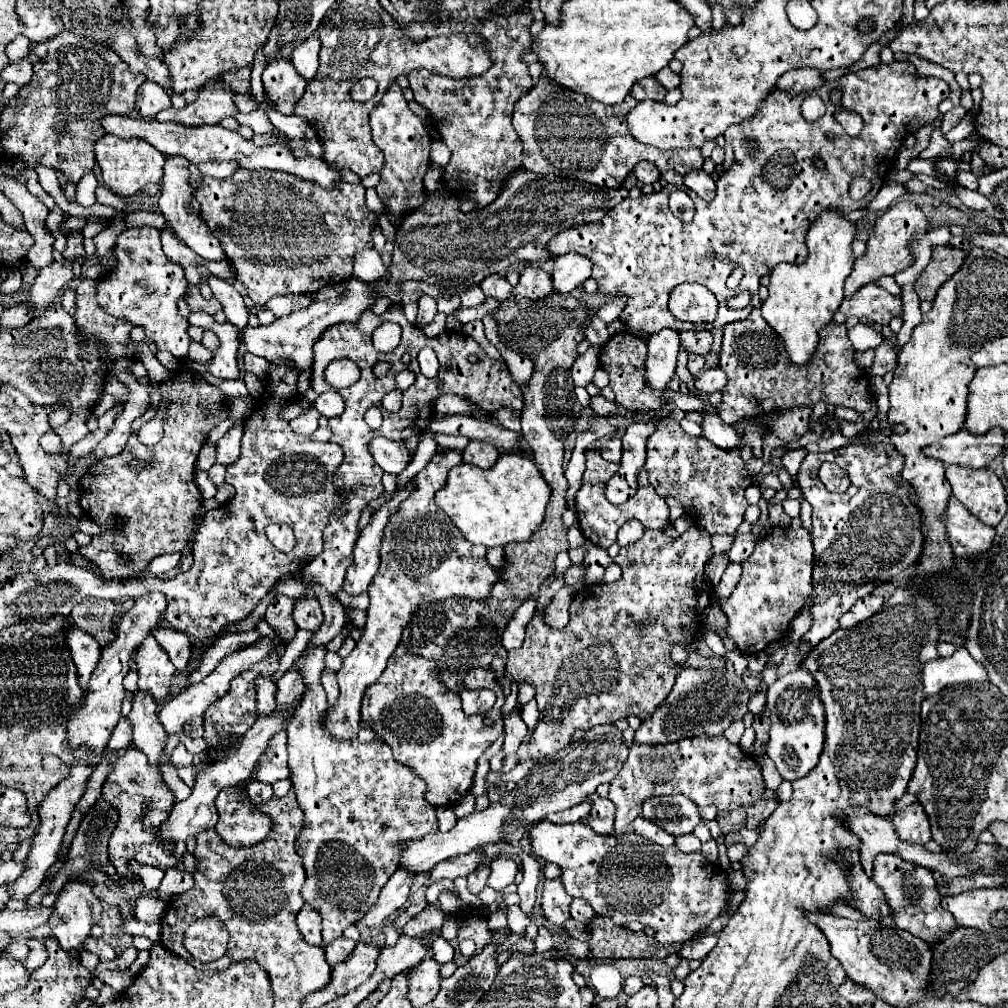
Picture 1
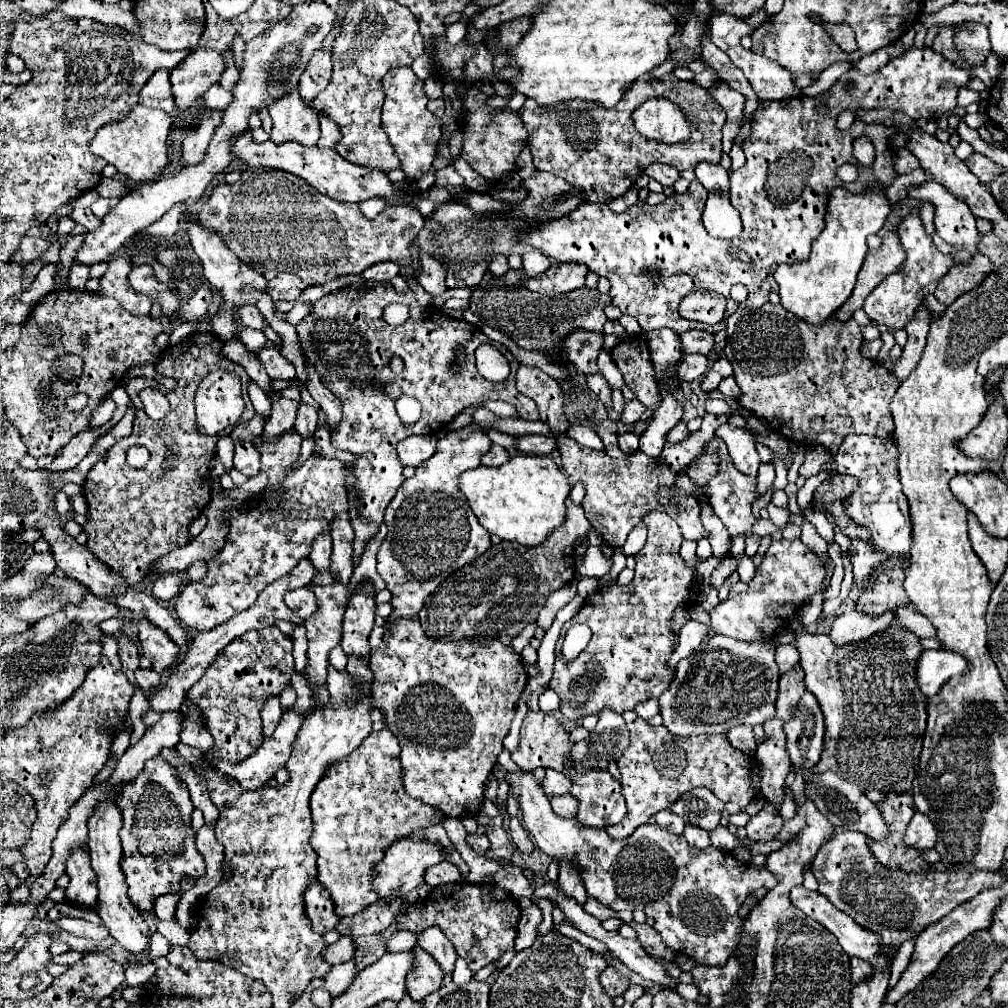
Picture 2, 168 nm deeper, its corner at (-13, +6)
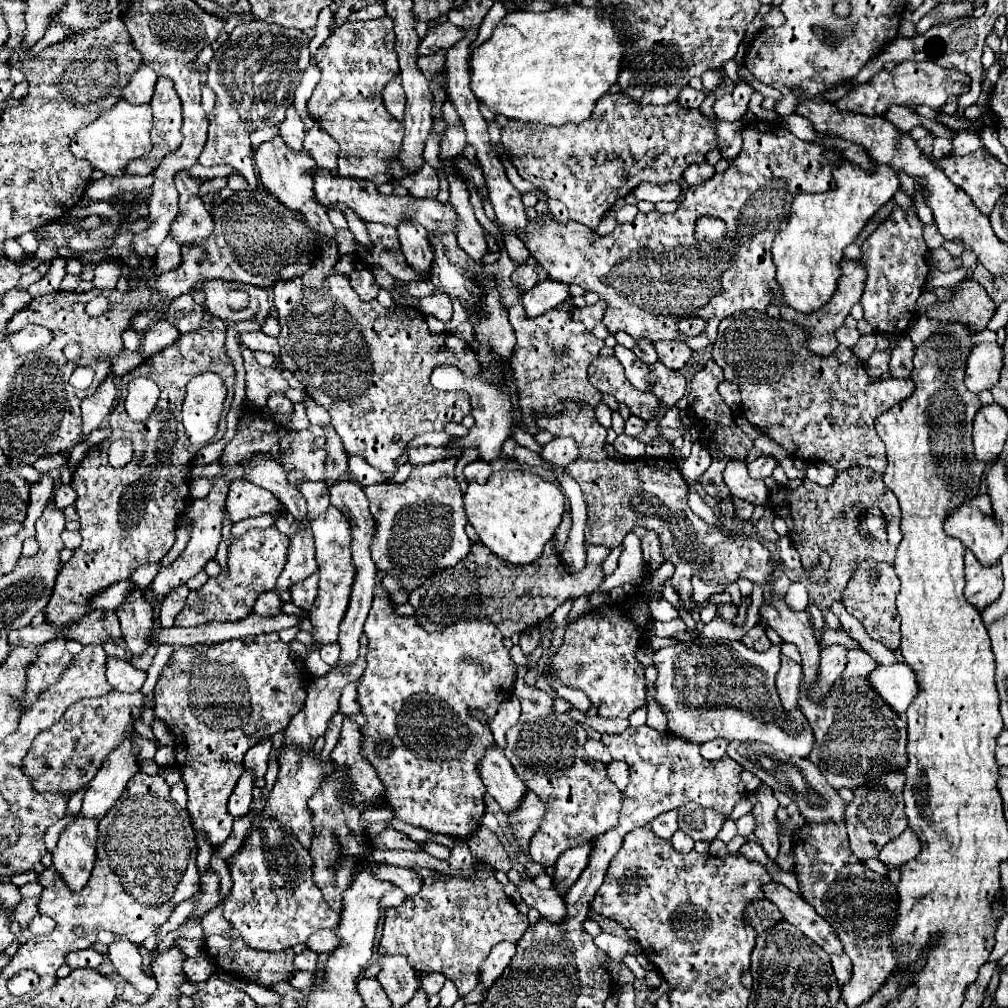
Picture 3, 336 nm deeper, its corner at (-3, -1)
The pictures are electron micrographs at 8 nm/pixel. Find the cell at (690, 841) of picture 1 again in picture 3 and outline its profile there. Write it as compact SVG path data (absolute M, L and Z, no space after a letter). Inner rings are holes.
M675 831L671 843L673 843L673 847L675 847L679 853L689 853L689 851L693 849L693 845L695 845L695 841L693 841L689 835L685 835L683 831Z

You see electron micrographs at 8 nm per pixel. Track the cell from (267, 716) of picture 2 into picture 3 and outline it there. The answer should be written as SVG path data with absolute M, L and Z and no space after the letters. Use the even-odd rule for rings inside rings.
M261 737L261 741L257 745L253 745L253 749L249 749L249 753L245 753L245 769L251 769L255 773L255 777L263 777L267 771L269 751L271 751L271 739Z

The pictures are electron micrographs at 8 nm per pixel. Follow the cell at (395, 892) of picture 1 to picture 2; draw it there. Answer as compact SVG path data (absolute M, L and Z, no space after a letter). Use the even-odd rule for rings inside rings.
M395 900L395 902L375 902L371 904L367 910L361 910L355 916L349 918L341 918L335 926L335 930L341 936L369 936L369 934L381 934L385 932L401 914L403 908L403 900Z

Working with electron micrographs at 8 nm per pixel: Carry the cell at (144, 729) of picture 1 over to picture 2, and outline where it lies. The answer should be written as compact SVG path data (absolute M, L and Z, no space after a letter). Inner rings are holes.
M137 668L135 670L135 682L139 684L139 688L143 692L147 692L147 690L155 690L155 686L161 686L161 676L151 668L147 668L147 670Z

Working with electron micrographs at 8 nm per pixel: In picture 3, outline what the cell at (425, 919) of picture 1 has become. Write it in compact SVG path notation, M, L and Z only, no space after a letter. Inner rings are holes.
M421 973L421 987L425 993L439 993L439 989L445 983L445 975L443 973Z

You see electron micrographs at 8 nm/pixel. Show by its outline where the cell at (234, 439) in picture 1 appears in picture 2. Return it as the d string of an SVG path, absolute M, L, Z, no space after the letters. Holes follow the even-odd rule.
M237 442L233 464L247 478L255 476L259 472L259 452L257 452L257 448L249 442Z

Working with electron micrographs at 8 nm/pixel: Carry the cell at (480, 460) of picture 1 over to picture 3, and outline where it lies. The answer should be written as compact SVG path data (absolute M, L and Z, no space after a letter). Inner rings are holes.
M477 459L477 461L469 463L469 465L465 467L465 471L463 471L463 473L465 473L465 479L467 479L467 481L485 483L485 481L489 479L489 475L493 473L493 469L491 469L491 463Z

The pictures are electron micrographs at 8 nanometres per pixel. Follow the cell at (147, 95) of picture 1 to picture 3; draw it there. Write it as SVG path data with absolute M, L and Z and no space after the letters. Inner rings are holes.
M141 65L127 83L127 87L123 89L123 97L131 105L147 105L153 97L155 81L157 81L157 73L153 73L153 69L149 69L147 65Z

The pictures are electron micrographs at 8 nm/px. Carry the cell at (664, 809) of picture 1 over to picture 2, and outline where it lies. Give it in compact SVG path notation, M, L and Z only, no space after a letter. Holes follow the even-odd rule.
M695 788L691 796L685 796L685 800L679 798L671 806L671 810L675 814L679 814L689 824L699 826L703 830L715 830L719 826L723 808L725 808L725 804L721 800L717 800L713 796L713 792L707 788Z

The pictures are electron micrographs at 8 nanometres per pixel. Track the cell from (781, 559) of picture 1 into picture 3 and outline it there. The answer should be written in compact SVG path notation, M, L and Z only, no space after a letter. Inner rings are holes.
M723 603L717 605L717 617L723 619L729 625L735 625L735 617L737 617L737 605L735 603Z

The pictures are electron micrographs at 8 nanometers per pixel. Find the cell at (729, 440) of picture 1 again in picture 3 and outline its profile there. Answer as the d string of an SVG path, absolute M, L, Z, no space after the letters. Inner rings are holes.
M729 461L723 471L723 479L733 497L747 499L755 505L765 505L769 499L765 483L751 479L747 473L747 465L743 461Z

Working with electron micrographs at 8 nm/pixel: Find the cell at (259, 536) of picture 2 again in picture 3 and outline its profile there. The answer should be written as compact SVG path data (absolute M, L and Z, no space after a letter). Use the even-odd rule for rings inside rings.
M277 527L249 529L243 537L233 539L233 543L229 545L227 567L223 567L217 577L209 577L209 581L201 589L189 593L185 607L175 617L175 625L191 627L213 621L239 621L247 617L253 609L253 601L257 601L261 593L275 589L275 581L283 565L287 563L289 541L291 539Z

